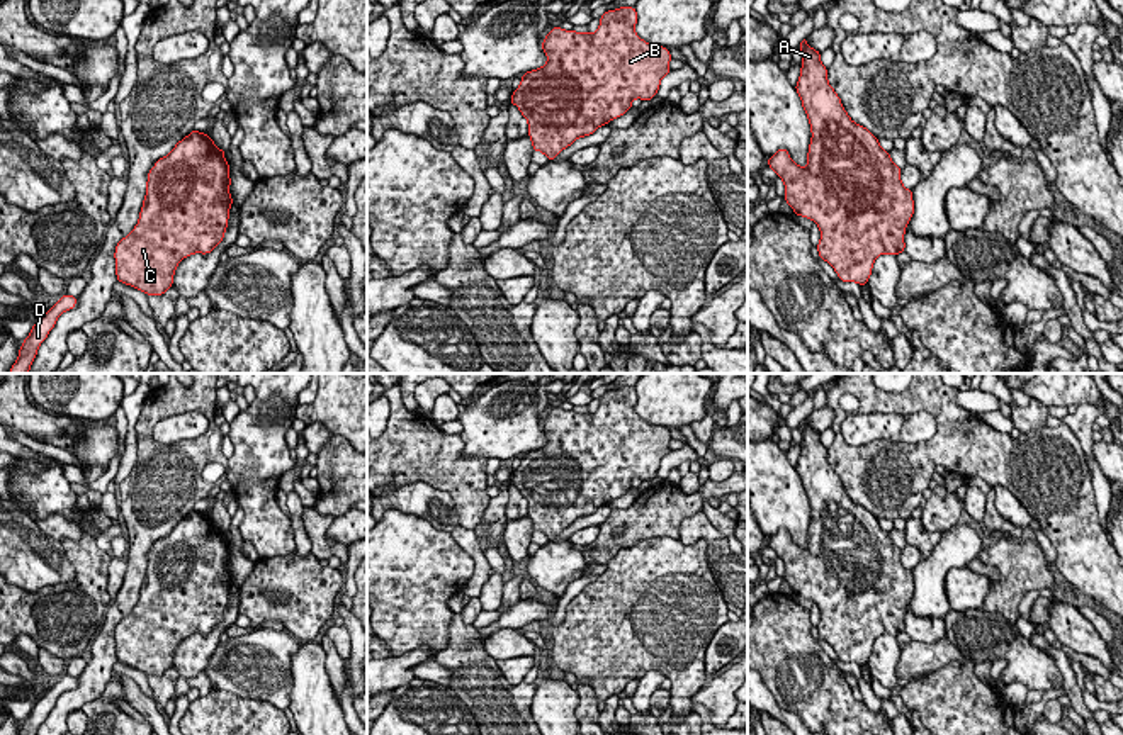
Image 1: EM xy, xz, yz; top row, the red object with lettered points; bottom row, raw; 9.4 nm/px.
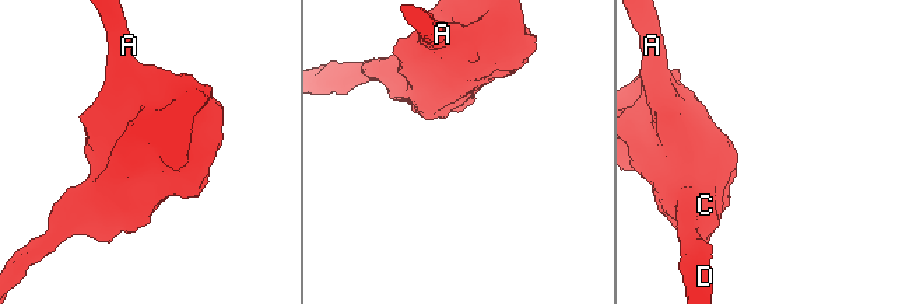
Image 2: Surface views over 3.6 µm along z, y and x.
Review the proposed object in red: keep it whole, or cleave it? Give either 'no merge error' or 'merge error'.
no merge error

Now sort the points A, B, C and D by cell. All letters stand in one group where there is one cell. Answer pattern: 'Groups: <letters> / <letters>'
Groups: A B C D

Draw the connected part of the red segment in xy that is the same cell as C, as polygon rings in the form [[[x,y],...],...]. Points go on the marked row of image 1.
[[[194,129],[155,163],[148,173],[139,221],[116,246],[117,282],[148,295],[163,295],[173,285],[175,270],[183,258],[207,255],[224,239],[233,204],[224,153],[209,134]]]

